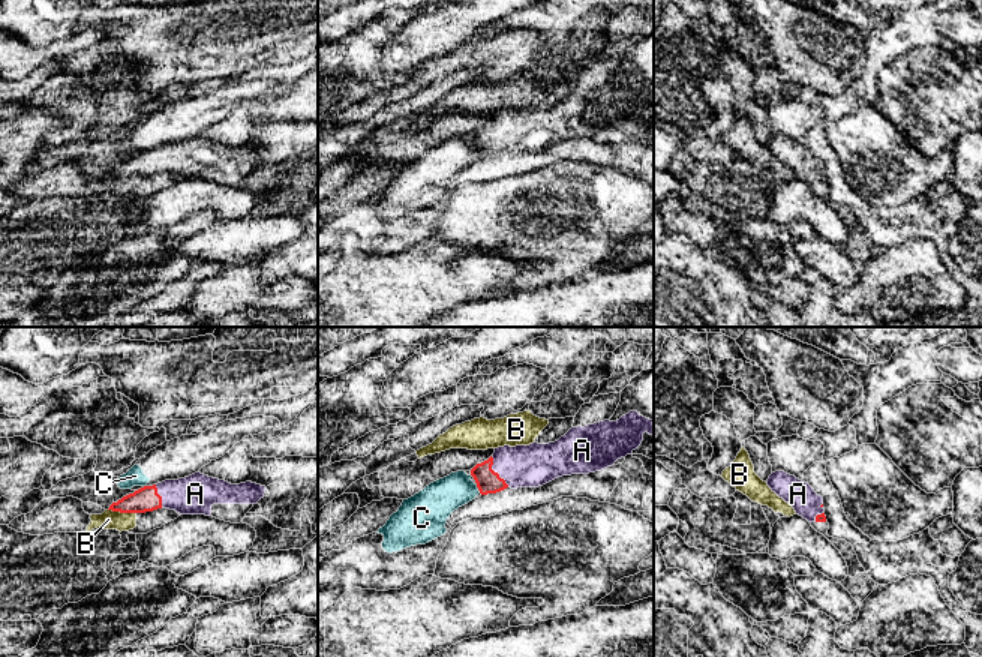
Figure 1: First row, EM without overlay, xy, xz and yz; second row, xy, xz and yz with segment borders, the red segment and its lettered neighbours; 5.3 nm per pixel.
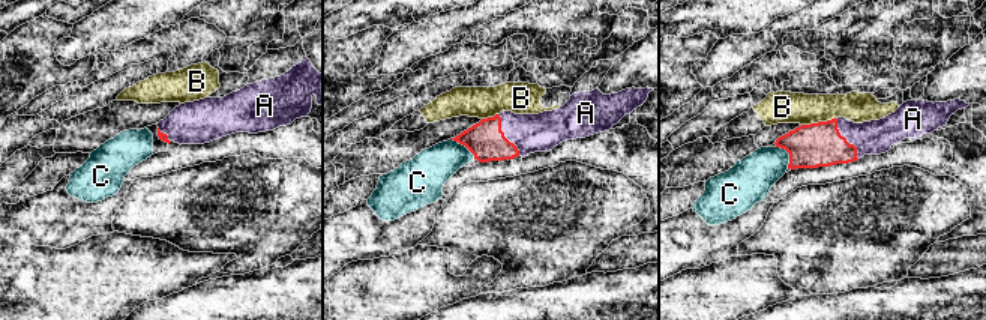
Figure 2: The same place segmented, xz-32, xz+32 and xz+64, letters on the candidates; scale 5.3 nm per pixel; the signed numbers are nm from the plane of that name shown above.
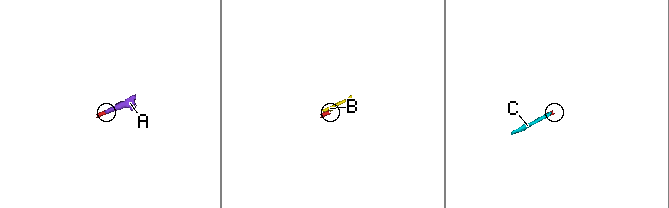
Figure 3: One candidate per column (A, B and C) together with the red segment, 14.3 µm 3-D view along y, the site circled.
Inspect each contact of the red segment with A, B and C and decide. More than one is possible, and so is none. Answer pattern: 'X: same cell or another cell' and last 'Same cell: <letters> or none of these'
A: same cell
B: another cell
C: another cell
Same cell: A

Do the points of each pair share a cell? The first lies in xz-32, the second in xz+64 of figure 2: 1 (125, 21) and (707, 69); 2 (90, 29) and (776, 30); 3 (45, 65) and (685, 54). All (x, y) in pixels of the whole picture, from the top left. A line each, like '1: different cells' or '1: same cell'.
1: same cell
2: same cell
3: same cell

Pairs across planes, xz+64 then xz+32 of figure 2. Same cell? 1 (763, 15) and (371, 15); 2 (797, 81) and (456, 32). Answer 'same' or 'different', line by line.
1: same
2: different

